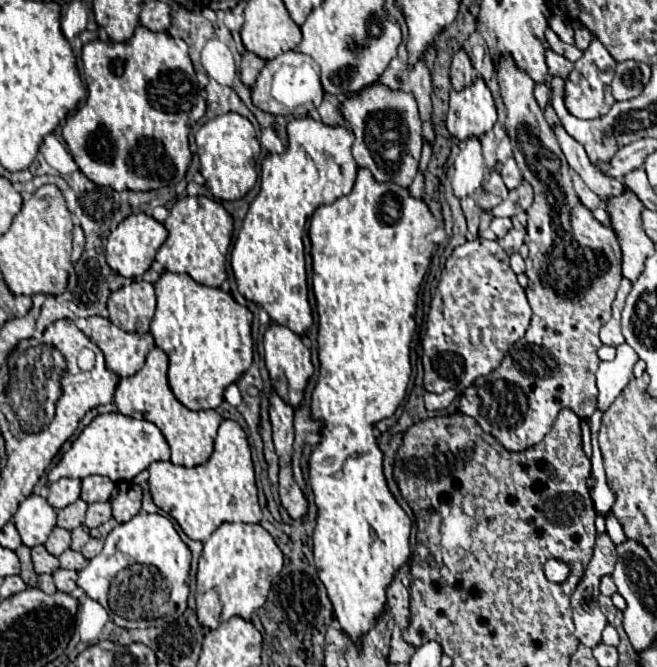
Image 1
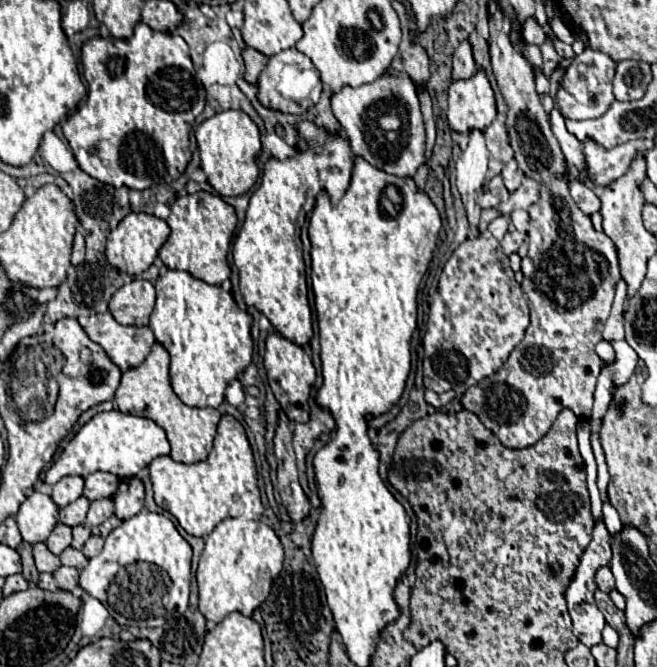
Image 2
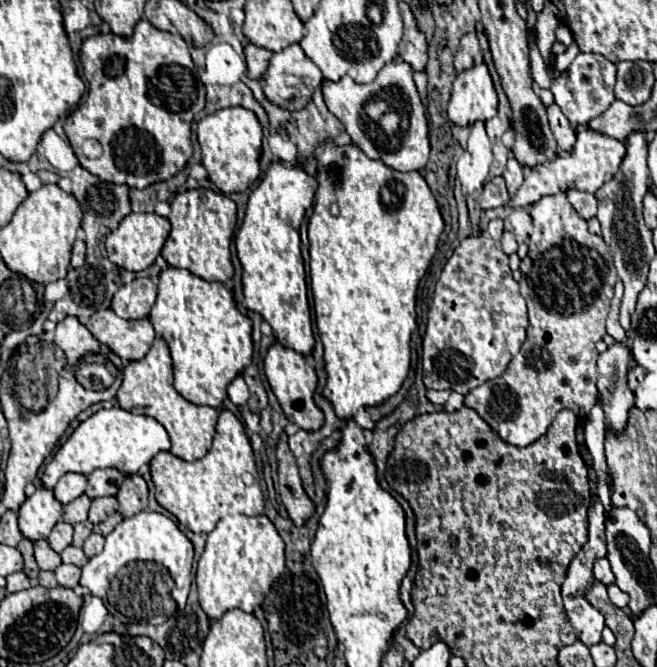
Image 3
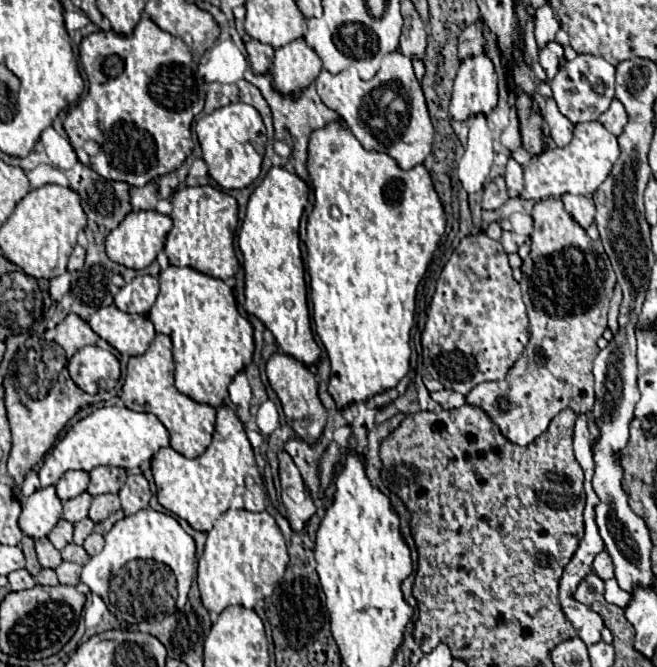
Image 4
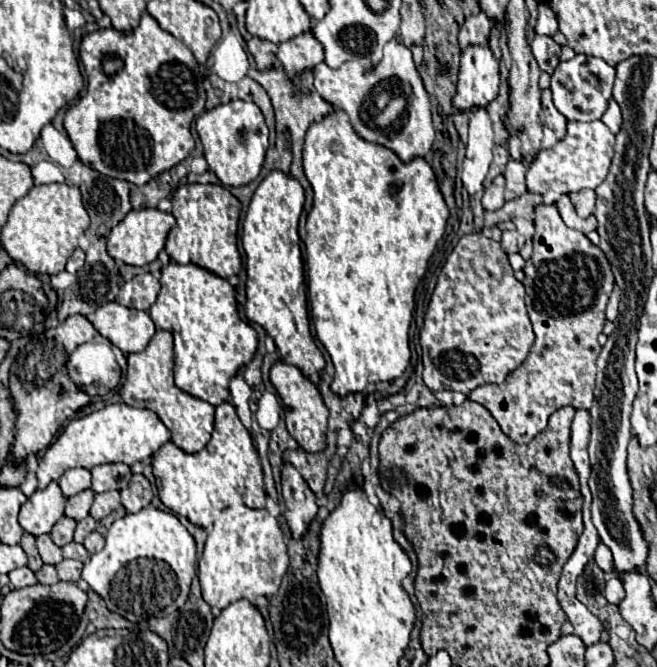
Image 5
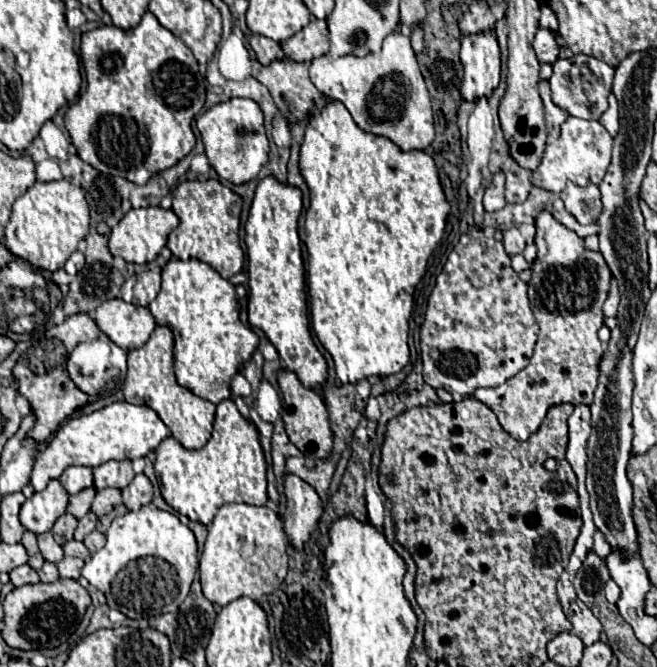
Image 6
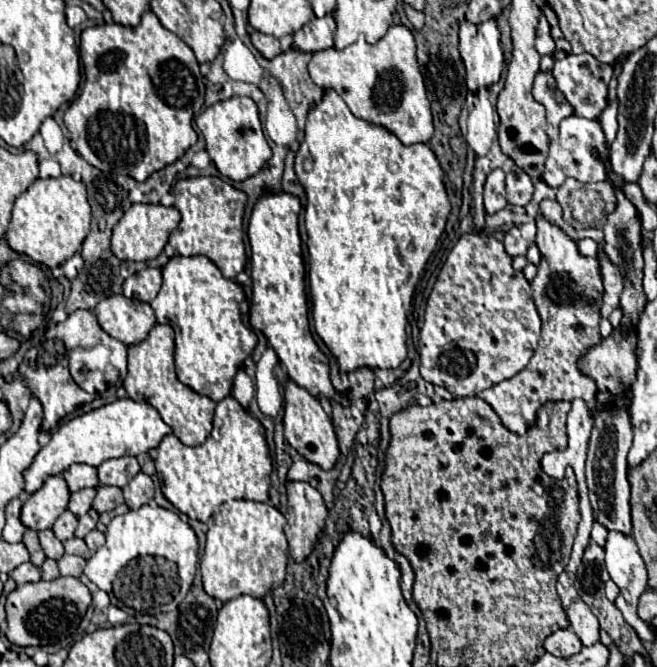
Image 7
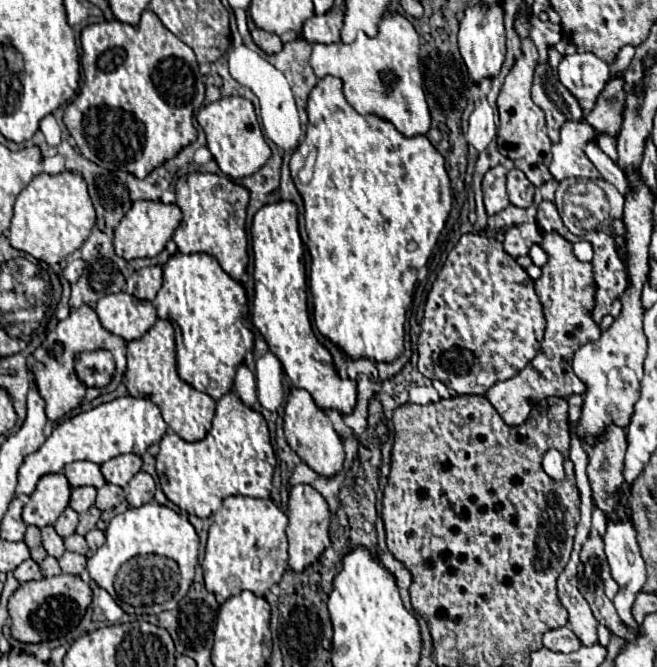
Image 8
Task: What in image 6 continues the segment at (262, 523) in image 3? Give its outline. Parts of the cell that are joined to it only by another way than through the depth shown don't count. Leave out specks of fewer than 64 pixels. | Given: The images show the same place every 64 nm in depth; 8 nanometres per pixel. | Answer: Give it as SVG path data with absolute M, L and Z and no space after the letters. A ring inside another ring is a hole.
M224 504L214 516L200 556L200 582L204 596L218 606L226 606L242 596L260 600L282 584L286 572L286 534L278 514L268 506Z

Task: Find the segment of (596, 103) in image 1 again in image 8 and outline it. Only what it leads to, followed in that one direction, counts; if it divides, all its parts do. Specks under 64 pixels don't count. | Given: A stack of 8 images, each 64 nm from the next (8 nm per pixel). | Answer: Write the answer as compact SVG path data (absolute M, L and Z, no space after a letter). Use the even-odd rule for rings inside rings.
M562 38L554 48L564 56L558 64L558 78L570 90L570 94L578 98L586 118L594 110L598 94L602 94L606 82L610 80L610 66L596 58L592 52L574 54L574 44L566 38Z

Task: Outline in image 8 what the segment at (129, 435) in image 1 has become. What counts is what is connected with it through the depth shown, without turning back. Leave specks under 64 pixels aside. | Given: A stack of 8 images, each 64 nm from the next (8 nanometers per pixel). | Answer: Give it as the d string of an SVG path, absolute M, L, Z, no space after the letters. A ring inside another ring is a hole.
M122 396L112 402L100 404L88 412L82 412L62 424L58 424L50 438L42 444L42 448L30 454L18 472L18 494L30 496L38 484L38 480L46 474L62 472L62 468L76 460L88 460L94 464L102 464L118 454L144 454L148 446L158 444L166 434L168 426L162 420L158 406L148 398L132 398Z

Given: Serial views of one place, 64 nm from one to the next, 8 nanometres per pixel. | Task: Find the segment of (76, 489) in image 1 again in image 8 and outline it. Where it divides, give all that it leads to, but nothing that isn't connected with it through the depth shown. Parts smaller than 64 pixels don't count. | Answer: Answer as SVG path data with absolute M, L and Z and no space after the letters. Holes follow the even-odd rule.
M72 462L62 470L62 474L68 478L72 488L82 488L82 486L100 488L106 484L100 474L100 466L94 462Z

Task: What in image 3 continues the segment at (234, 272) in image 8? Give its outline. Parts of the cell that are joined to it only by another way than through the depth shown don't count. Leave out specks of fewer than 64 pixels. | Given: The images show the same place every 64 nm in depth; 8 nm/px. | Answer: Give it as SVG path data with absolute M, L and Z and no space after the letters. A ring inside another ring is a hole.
M198 188L176 194L172 212L168 216L172 230L162 248L164 260L174 268L186 268L208 282L226 282L232 278L234 268L230 262L230 242L236 228L236 204L214 190Z

